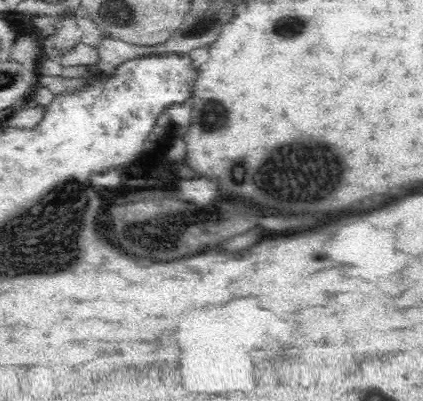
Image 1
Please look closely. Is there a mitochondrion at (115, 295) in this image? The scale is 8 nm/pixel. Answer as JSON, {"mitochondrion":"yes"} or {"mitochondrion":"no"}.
{"mitochondrion":"no"}

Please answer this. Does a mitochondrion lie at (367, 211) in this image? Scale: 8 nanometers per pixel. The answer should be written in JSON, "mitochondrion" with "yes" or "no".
{"mitochondrion":"no"}

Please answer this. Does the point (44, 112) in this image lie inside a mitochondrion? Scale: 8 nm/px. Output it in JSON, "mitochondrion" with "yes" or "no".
{"mitochondrion":"no"}

